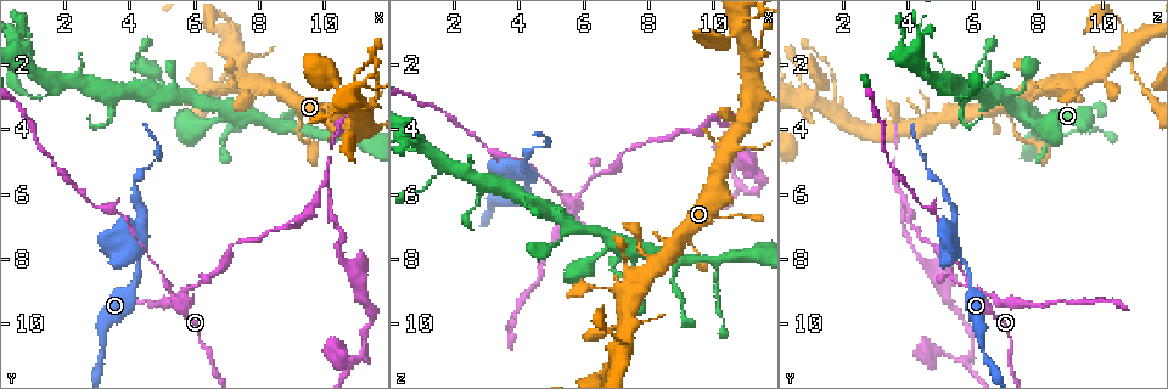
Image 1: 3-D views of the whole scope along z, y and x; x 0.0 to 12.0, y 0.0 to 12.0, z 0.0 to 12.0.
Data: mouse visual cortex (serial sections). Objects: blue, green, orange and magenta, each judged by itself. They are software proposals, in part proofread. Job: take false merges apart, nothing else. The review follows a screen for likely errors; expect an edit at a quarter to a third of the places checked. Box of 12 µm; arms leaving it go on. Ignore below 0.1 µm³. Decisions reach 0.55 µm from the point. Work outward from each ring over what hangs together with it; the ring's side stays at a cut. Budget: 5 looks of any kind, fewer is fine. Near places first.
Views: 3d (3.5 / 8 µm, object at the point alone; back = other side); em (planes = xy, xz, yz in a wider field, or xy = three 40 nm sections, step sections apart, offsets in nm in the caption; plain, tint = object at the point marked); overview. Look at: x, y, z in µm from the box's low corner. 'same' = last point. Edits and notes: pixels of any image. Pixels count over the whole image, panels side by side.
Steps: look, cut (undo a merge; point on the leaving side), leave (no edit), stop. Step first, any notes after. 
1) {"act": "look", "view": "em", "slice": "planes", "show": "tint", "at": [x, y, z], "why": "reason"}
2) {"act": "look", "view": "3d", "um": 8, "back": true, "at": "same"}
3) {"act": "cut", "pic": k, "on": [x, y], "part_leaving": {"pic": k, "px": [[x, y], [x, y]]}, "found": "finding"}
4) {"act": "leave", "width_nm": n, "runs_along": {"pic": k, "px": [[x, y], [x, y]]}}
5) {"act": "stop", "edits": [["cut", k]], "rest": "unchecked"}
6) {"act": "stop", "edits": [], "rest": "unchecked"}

{"act": "look", "view": "3d", "um": 3.5, "back": true, "at": [5.2, 8.9, 5.9], "why": "sharp bend"}

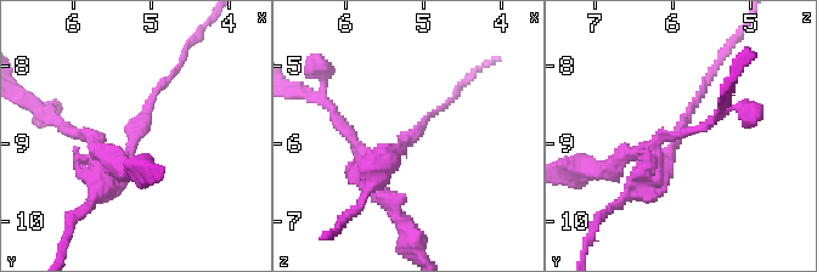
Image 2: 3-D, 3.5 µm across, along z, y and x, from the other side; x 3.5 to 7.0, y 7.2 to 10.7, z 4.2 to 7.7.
{"act": "look", "view": "em", "slice": "xy", "step": 2, "show": "tint", "at": [5.25, 8.95, 6.00], "arm_widths_nm": [100, 300], "why": "shape alone is not enough"}

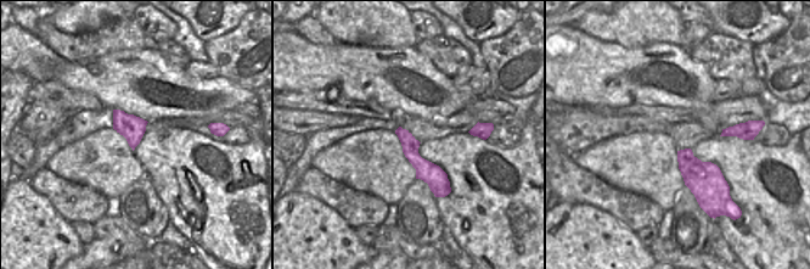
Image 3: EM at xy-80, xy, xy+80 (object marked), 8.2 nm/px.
{"act": "cut", "pic": 2, "on": [396, 211], "width_nm": 140, "part_leaving": {"pic": 2, "px": [[97, 147], [34, 109]]}, "found": "a second cell is stuck on"}

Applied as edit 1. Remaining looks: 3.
{"act": "look", "view": "3d", "um": 3.5, "at": [3.9, 6.8, 4.9], "why": "thick turns thin"}

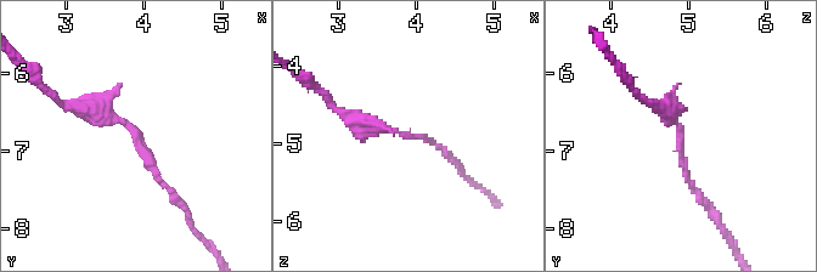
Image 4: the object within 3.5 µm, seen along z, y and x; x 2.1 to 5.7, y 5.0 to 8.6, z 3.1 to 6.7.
{"act": "look", "view": "em", "slice": "xy", "step": 5, "show": "tint", "at": [3.85, 6.75, 4.90], "why": "now the EM"}

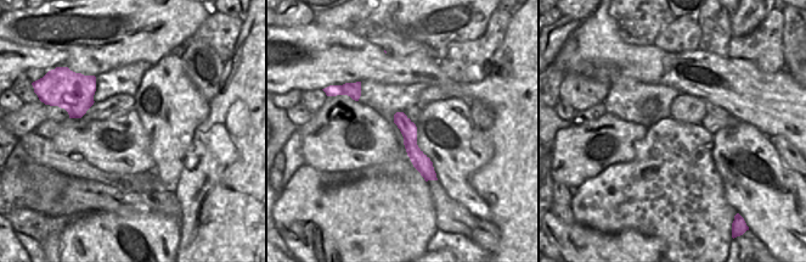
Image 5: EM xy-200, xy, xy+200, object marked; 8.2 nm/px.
{"act": "leave", "width_nm": 130, "runs_along": {"pic": 5, "px": [[399, 115], [433, 177]]}, "found": "all the same cell"}

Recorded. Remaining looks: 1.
{"act": "stop", "edits": [["cut", 2]], "rest": "unchecked"}

